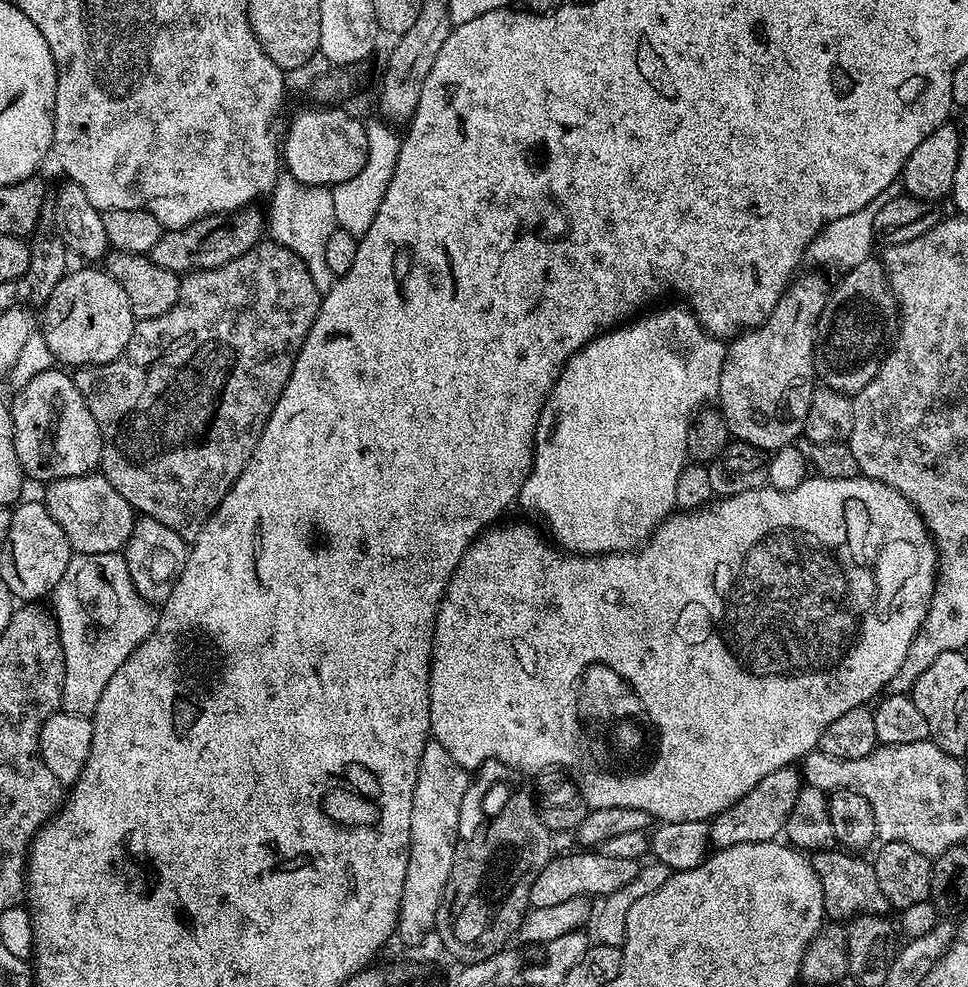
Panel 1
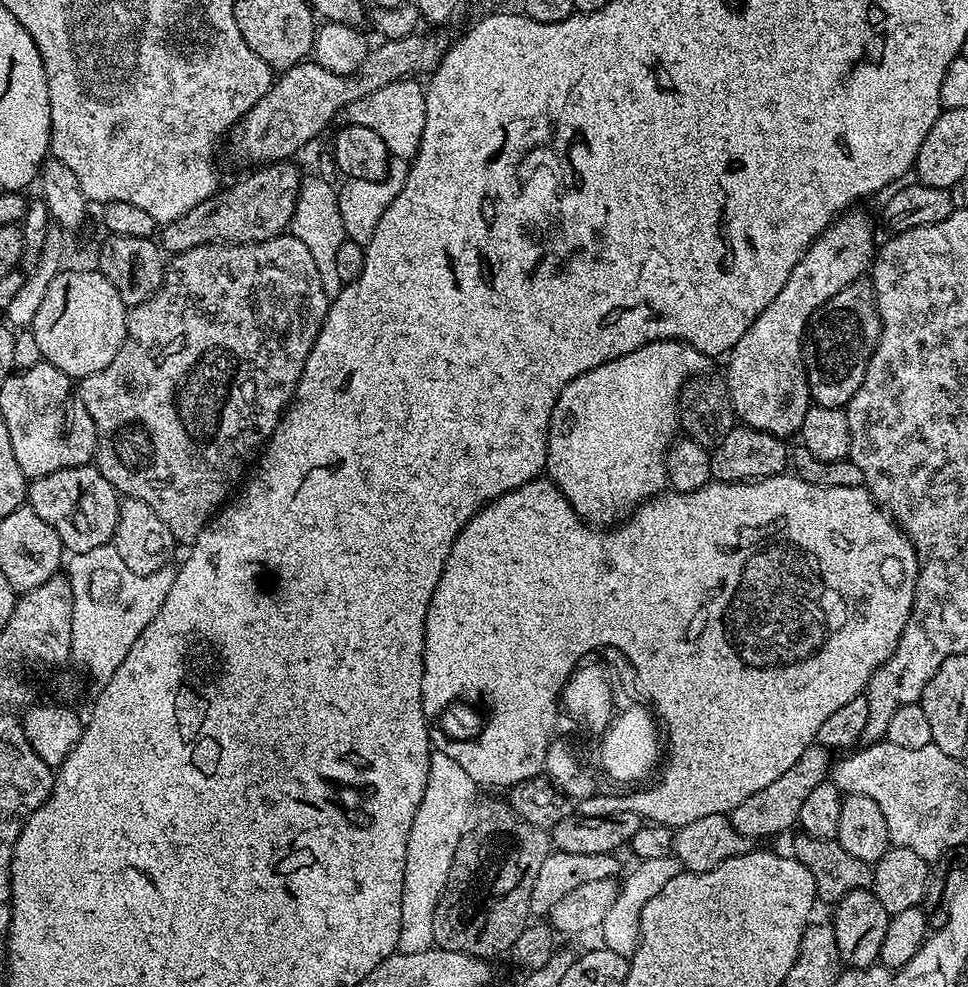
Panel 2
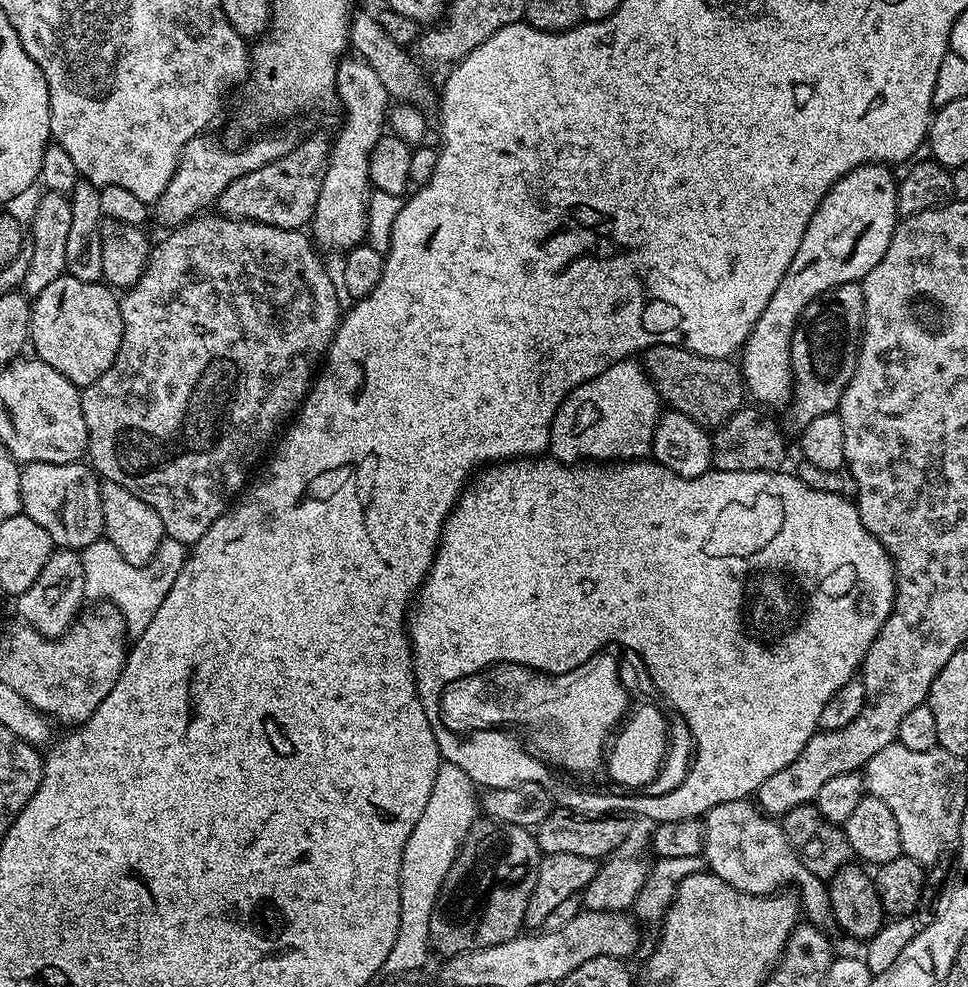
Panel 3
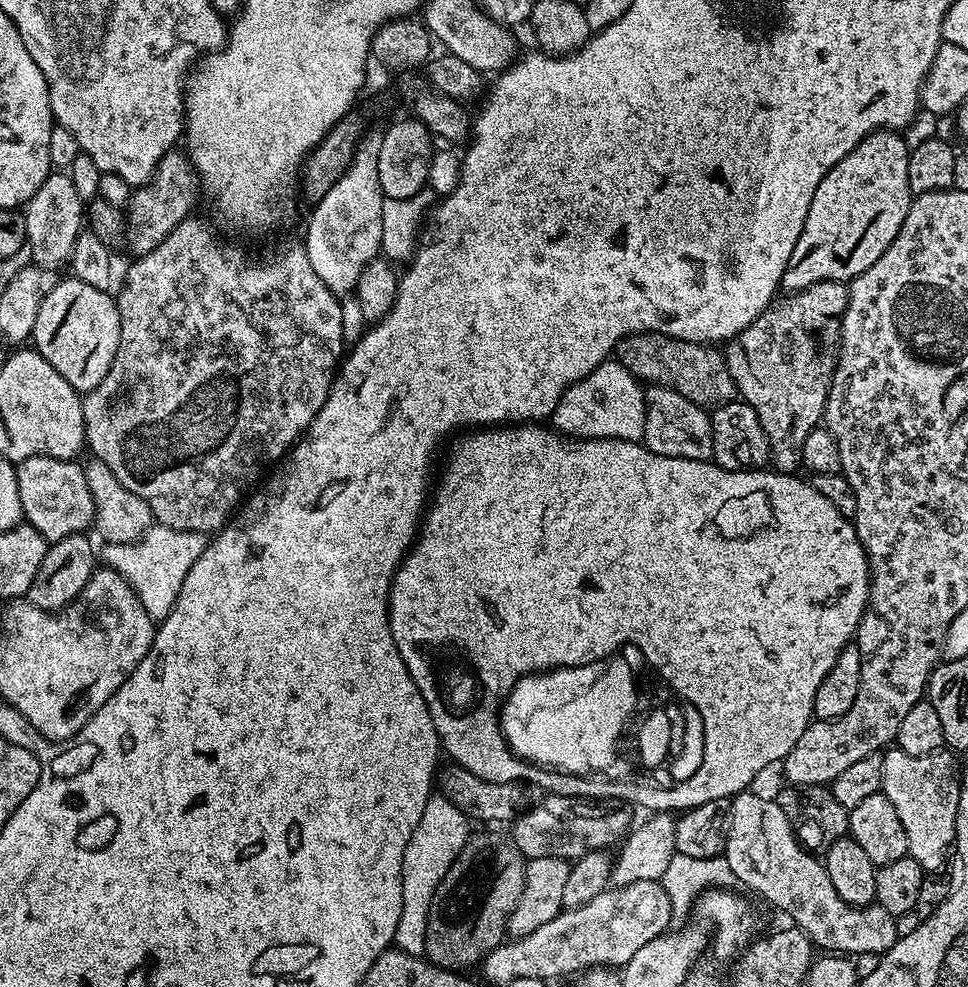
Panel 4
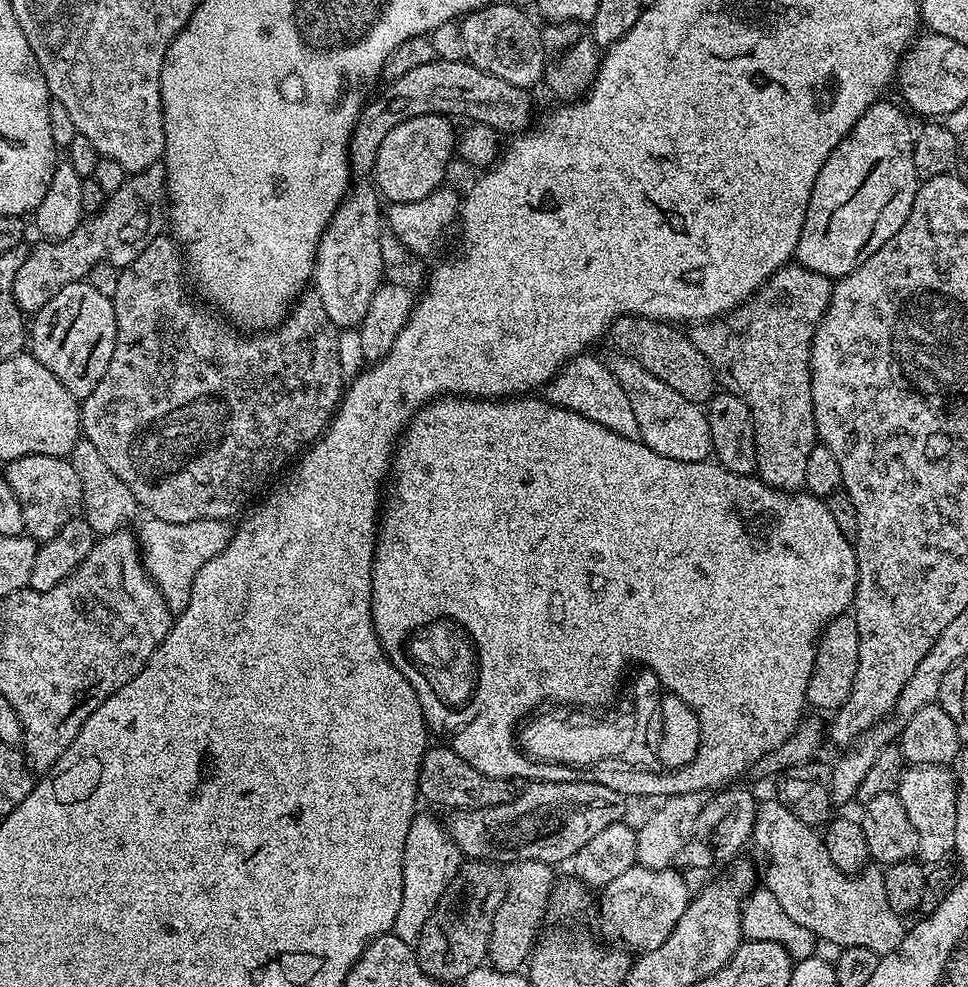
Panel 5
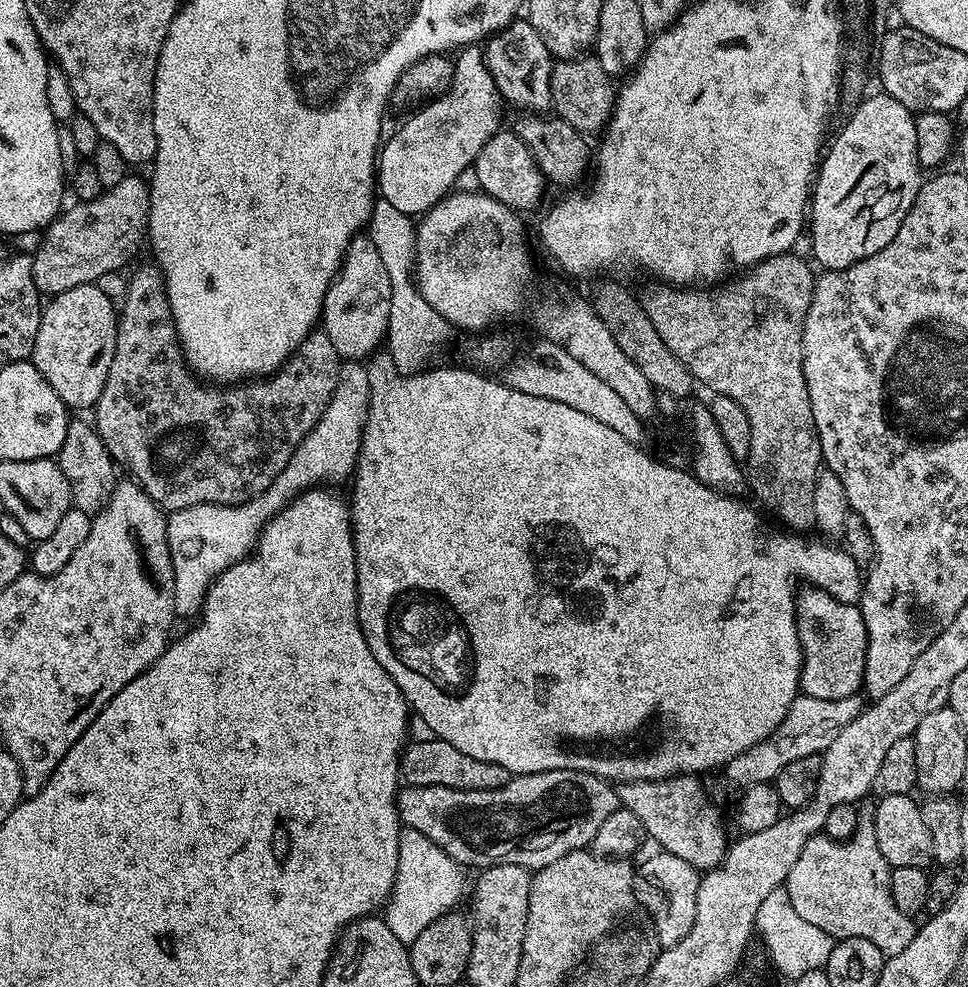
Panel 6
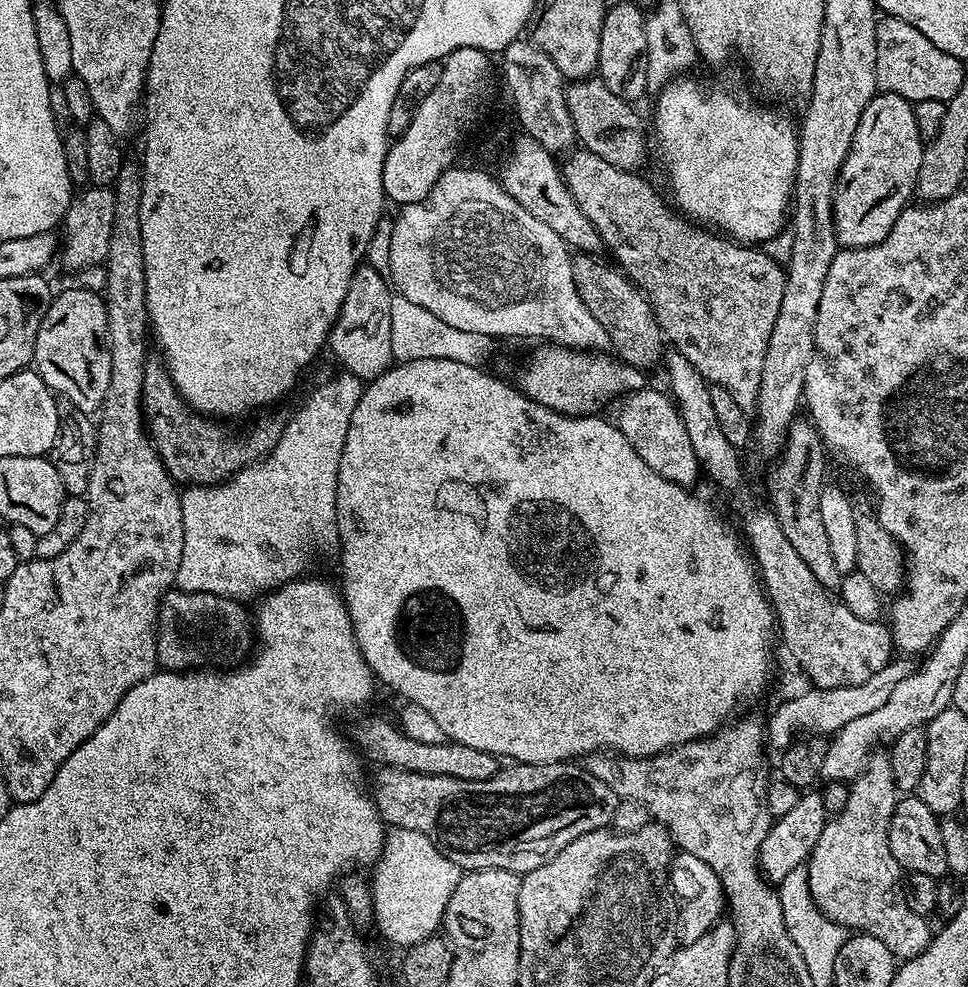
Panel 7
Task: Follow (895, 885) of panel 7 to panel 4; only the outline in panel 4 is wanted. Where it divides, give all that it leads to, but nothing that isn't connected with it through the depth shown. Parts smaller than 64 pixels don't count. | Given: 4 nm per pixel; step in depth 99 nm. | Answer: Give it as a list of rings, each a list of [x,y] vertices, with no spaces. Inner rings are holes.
[[[745,790],[731,797],[726,808],[722,855],[737,881],[741,880],[750,891],[785,912],[792,919],[789,921],[805,932],[817,949],[855,958],[862,954],[880,956],[895,946],[897,917],[875,902],[867,908],[851,908],[842,902],[830,882],[830,874],[826,874],[823,859],[802,847],[775,799],[767,800],[756,790]]]

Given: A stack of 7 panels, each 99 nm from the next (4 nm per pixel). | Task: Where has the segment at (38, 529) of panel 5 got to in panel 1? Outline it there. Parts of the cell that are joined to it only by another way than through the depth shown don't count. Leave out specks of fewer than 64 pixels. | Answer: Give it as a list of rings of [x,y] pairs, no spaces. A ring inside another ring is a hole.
[[[89,474],[53,480],[44,489],[43,504],[50,510],[50,518],[62,526],[62,534],[70,542],[73,553],[82,554],[110,554],[120,552],[134,530],[138,516],[110,486],[110,482],[103,474]]]

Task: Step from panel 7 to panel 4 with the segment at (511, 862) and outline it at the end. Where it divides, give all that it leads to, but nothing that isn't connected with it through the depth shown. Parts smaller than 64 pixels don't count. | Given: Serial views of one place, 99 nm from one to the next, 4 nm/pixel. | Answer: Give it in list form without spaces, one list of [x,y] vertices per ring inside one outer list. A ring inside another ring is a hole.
[[[548,794],[516,817],[511,825],[510,839],[528,860],[562,858],[572,862],[587,852],[598,852],[612,846],[608,844],[619,845],[633,827],[632,812],[633,805],[627,800],[595,801],[579,796]]]

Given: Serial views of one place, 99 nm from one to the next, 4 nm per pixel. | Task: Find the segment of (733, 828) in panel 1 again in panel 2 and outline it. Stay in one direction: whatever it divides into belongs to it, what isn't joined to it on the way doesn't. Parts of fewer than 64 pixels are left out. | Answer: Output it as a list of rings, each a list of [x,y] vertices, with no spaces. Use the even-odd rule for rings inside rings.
[[[819,746],[805,750],[802,758],[798,758],[798,762],[794,762],[794,766],[790,766],[790,770],[782,774],[782,778],[770,782],[770,786],[764,787],[763,790],[758,790],[758,794],[750,794],[746,802],[739,804],[730,813],[734,830],[738,830],[738,834],[742,837],[751,838],[751,836],[776,836],[779,832],[786,831],[791,824],[793,827],[799,821],[802,802],[806,802],[810,790],[814,790],[814,786],[823,784],[829,779],[828,756],[830,756],[829,749]]]

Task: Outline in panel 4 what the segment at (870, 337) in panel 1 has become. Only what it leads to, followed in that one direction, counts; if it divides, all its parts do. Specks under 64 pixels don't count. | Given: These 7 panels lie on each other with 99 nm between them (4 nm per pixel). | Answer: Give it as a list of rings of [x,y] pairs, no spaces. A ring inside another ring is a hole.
[[[839,280],[818,282],[801,292],[791,293],[787,298],[777,299],[739,337],[729,340],[724,352],[730,378],[734,378],[739,399],[758,414],[762,430],[766,430],[770,464],[777,472],[796,474],[801,471],[802,442],[810,430],[821,427],[824,407],[830,394],[832,379],[836,373],[836,359],[840,356],[840,323],[844,320],[848,305],[848,284]]]

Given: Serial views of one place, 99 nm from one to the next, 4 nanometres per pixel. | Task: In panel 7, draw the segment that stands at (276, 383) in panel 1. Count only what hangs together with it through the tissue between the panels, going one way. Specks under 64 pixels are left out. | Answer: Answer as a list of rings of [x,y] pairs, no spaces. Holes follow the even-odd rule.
[[[153,358],[144,361],[142,406],[148,438],[155,446],[168,476],[180,486],[225,483],[249,464],[267,456],[278,442],[285,426],[283,419],[264,416],[253,422],[252,429],[245,436],[231,432],[224,425],[227,423],[202,416],[192,409],[180,396],[167,368],[159,359]]]

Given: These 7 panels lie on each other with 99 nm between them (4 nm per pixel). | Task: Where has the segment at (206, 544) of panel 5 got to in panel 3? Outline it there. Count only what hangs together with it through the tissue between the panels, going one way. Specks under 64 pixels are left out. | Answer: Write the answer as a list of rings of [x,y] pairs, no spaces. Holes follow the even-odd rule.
[[[106,539],[90,542],[80,552],[82,570],[86,570],[85,597],[92,602],[107,602],[116,605],[124,616],[124,625],[133,637],[140,636],[146,626],[150,626],[150,618],[162,606],[166,594],[170,594],[170,586],[174,586],[174,578],[182,574],[182,566],[188,559],[189,549],[177,540],[164,539],[154,558],[146,566],[130,566],[118,550]]]

